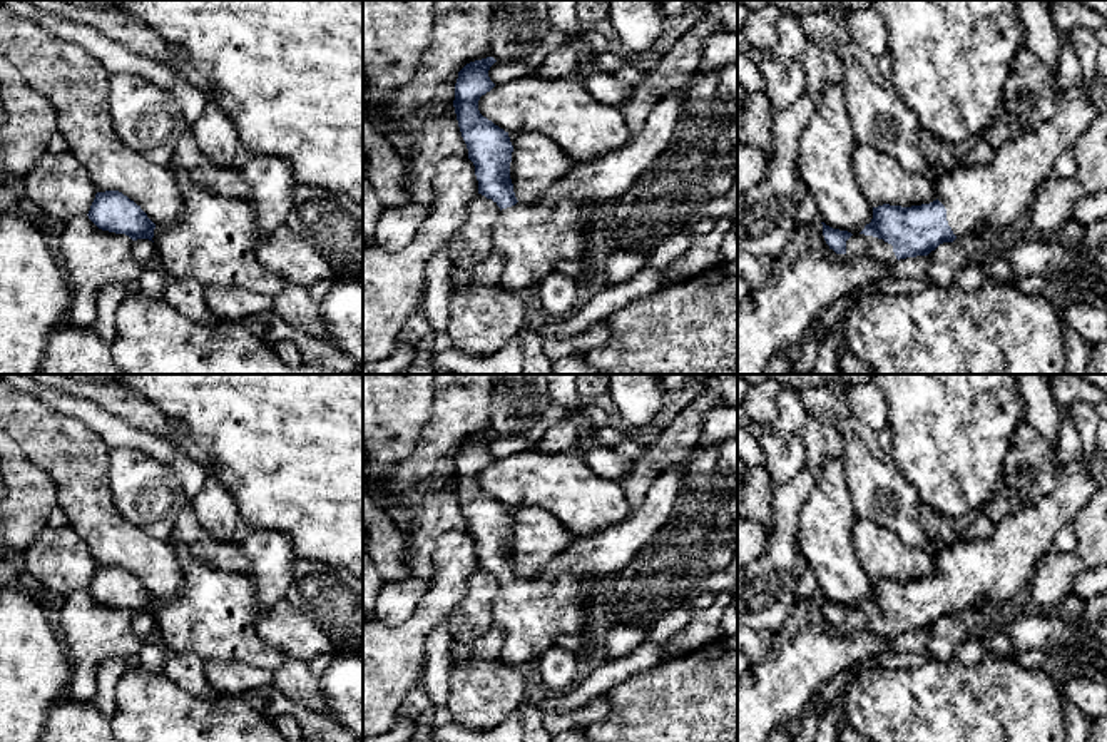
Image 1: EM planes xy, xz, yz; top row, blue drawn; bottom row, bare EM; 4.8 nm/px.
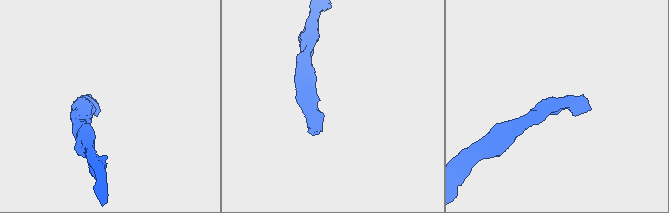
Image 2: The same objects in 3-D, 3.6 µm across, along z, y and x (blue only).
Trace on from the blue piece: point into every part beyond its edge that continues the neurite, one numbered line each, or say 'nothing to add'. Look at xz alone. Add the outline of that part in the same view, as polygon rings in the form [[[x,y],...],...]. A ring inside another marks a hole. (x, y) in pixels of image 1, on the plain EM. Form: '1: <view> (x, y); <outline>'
1: xz (532, 614); [[[701,441],[664,470],[630,515],[595,535],[575,536],[538,578],[502,583],[492,620],[503,632],[498,662],[528,670],[560,635],[580,633],[604,593],[599,582],[615,578],[672,515],[689,461],[709,443]]]

